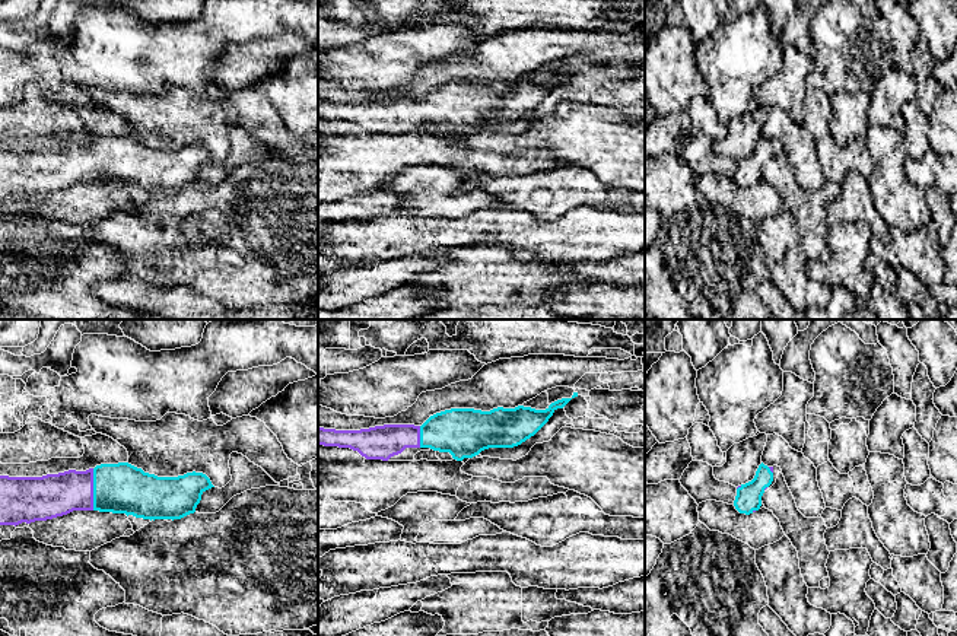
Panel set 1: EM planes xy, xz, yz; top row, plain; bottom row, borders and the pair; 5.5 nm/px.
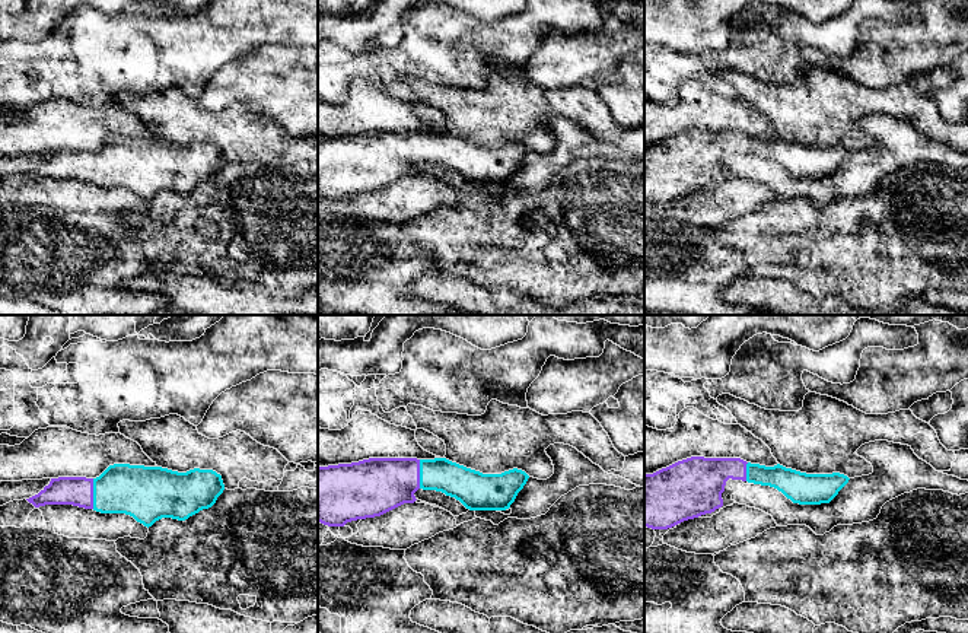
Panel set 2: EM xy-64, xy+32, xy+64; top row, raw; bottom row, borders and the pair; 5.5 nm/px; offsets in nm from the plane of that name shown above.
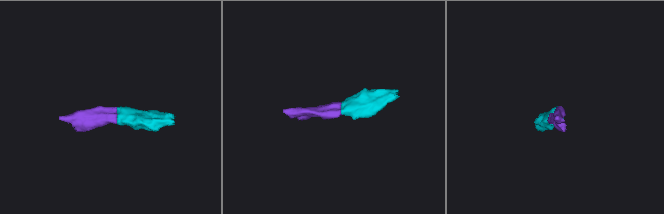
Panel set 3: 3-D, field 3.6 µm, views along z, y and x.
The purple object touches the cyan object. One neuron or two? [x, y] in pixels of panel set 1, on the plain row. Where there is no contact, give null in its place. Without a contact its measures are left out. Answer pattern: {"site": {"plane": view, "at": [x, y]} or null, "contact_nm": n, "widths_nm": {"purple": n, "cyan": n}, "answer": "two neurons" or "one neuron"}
{"site": {"plane": "xy", "at": [92, 162]}, "contact_nm": 240, "widths_nm": {"purple": 240, "cyan": 280}, "answer": "one neuron"}

